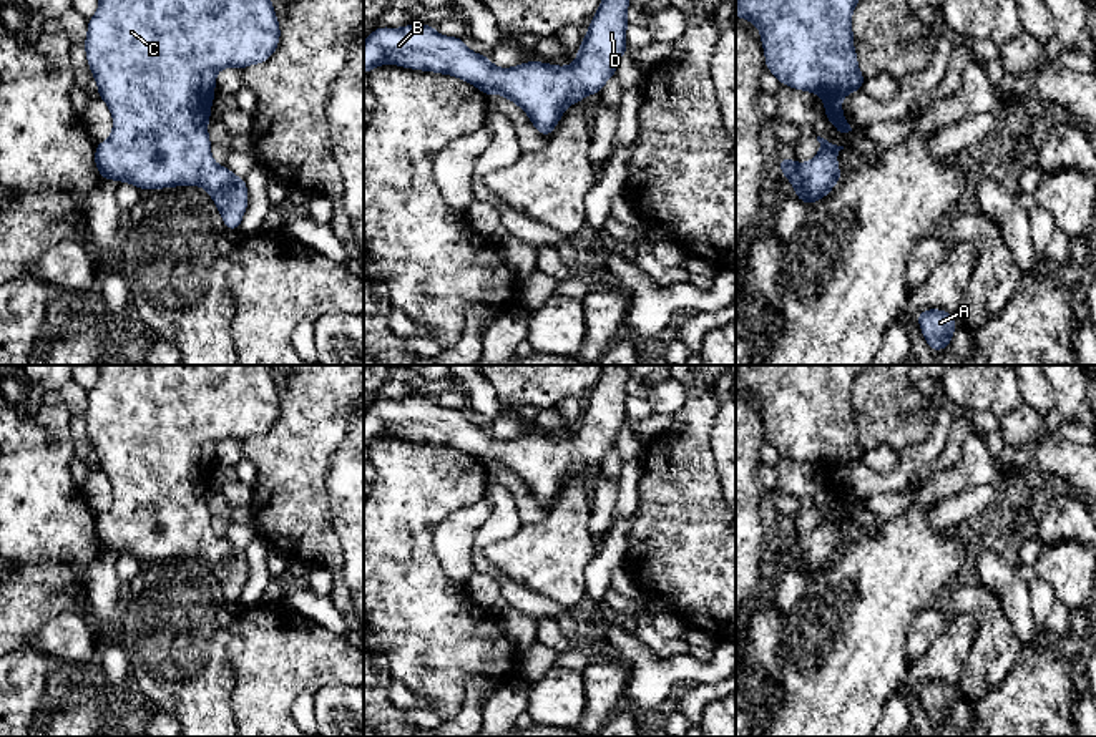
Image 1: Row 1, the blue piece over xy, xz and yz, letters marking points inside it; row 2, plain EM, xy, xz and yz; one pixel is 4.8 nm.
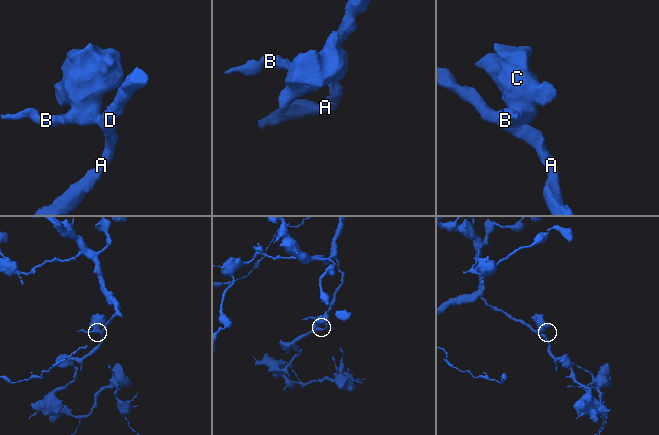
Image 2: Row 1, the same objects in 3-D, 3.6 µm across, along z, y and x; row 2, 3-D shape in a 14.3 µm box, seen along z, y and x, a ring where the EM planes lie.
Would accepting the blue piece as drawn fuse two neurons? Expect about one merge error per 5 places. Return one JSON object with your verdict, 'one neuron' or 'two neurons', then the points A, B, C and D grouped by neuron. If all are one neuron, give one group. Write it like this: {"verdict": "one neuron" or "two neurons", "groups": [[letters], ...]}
{"verdict": "one neuron", "groups": [["A", "B", "C", "D"]]}

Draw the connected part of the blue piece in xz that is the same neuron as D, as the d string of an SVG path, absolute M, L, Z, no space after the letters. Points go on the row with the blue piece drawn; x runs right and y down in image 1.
M601 0L580 43L576 60L568 66L528 61L513 68L498 68L490 56L465 46L460 37L443 37L432 23L410 23L402 28L379 27L364 41L364 73L379 65L399 65L410 70L452 75L477 86L485 96L502 95L518 105L541 136L550 136L570 105L581 103L586 95L599 95L604 83L616 75L619 58L628 51L629 0Z

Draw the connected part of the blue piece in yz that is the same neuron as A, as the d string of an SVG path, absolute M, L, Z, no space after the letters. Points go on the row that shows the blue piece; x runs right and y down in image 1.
M942 309L922 310L917 315L920 330L933 352L942 352L952 344L957 327L955 315Z

